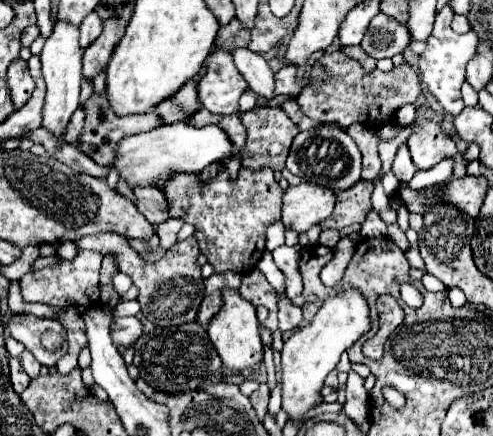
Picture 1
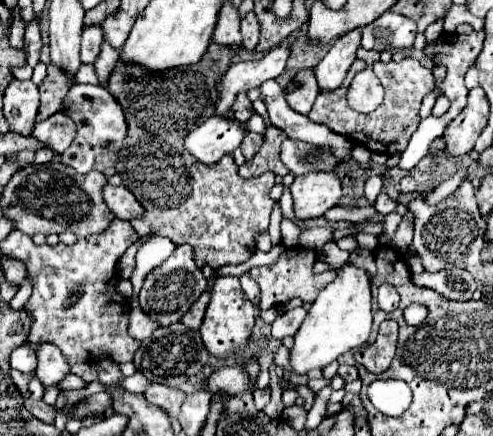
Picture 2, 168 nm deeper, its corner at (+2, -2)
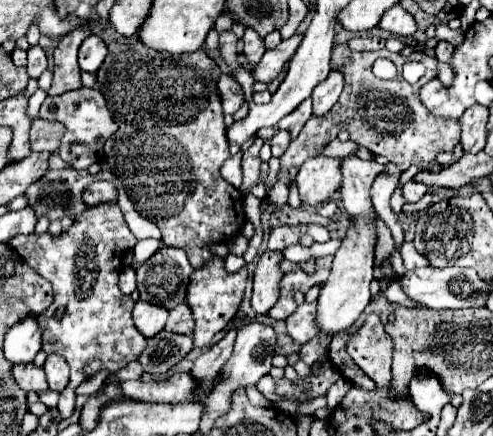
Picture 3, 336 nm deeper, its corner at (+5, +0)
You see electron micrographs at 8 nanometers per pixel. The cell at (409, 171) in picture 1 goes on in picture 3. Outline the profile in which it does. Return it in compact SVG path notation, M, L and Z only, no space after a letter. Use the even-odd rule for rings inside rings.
M407 181L407 183L401 187L401 191L403 191L405 201L413 203L413 201L419 201L419 199L427 193L427 185L423 185L423 183L419 183L419 181Z

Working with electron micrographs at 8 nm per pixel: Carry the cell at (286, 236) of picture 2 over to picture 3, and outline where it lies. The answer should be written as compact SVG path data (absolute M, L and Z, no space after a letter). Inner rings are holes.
M335 45L331 63L333 67L339 67L339 71L343 71L345 89L339 101L335 103L335 107L323 117L313 115L305 123L297 139L293 139L287 151L281 155L279 179L287 187L291 187L289 169L301 167L307 159L321 155L321 149L329 141L337 139L339 131L347 131L351 135L351 141L355 141L357 145L365 145L373 155L387 157L389 161L397 163L403 171L407 171L411 165L425 169L431 161L435 161L435 157L441 151L453 151L453 147L459 144L461 129L457 121L455 119L435 119L427 111L427 107L423 107L423 103L419 101L419 89L423 87L423 83L433 79L437 73L437 61L427 57L423 51L413 51L409 57L401 57L397 53L389 53L387 49L371 51L371 53L355 53L347 45ZM377 57L389 57L397 65L399 75L393 81L377 79L371 73L371 65ZM405 61L421 61L427 67L427 73L415 85L407 83L401 75Z

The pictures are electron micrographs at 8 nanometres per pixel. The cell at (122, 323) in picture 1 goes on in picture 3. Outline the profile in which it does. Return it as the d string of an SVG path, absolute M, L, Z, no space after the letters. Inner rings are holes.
M137 301L133 309L133 323L145 337L155 337L167 321L169 311L163 307L151 307L149 303Z

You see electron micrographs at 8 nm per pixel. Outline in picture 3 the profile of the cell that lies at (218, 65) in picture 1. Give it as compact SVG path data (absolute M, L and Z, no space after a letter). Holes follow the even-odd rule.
M293 35L291 39L281 41L275 49L265 51L265 55L261 57L261 61L251 71L251 77L255 81L261 81L261 83L271 83L281 73L281 69L285 67L285 63L293 57L293 53L297 51L301 39L303 39L303 35Z

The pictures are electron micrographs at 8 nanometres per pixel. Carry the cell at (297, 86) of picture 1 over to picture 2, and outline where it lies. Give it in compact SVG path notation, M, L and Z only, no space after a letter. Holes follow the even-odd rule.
M302 69L302 71L296 75L296 79L302 81L302 85L296 87L296 89L288 89L286 101L288 101L288 105L290 105L294 111L298 111L298 113L302 113L302 115L308 115L320 89L318 89L316 77L314 77L314 73L312 73L310 69Z

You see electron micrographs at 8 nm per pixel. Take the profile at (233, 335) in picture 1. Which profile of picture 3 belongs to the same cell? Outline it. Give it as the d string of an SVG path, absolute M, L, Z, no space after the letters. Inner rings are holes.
M215 257L211 259L211 263L207 263L207 267L193 271L193 277L187 289L187 303L195 319L195 331L193 331L195 347L209 347L213 341L213 335L223 331L235 319L239 305L243 301L248 278L247 269L243 267L234 273L225 273L224 261L224 258Z

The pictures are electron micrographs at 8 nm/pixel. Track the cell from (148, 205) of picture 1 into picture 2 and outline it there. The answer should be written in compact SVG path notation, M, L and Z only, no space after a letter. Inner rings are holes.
M104 185L102 197L106 201L106 205L110 205L110 211L118 217L118 219L136 219L144 213L142 205L136 201L136 197L122 185L112 187L112 185Z

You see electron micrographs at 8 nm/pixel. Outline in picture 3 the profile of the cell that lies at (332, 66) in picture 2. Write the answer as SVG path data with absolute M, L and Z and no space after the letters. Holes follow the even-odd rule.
M331 69L329 77L313 89L313 113L325 115L337 101L343 91L343 73L339 69Z

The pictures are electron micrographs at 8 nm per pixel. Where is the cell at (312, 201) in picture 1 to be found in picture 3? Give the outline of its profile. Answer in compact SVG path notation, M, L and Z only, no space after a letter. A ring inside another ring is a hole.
M323 155L309 159L299 167L295 183L301 195L301 203L305 207L319 207L339 189L341 183L339 161Z

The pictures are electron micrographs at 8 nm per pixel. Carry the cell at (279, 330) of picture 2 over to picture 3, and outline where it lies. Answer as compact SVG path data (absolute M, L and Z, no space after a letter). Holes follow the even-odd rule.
M303 303L299 305L287 319L287 335L297 341L297 343L307 343L309 339L315 337L315 325L313 325L313 317L315 317L315 303Z

